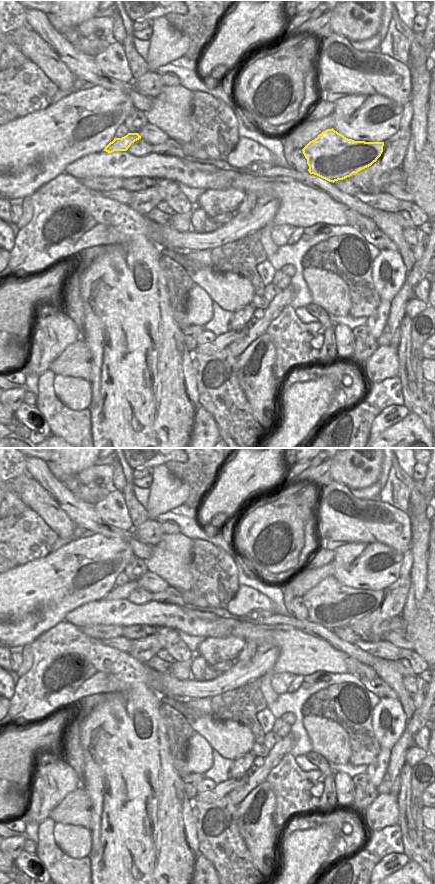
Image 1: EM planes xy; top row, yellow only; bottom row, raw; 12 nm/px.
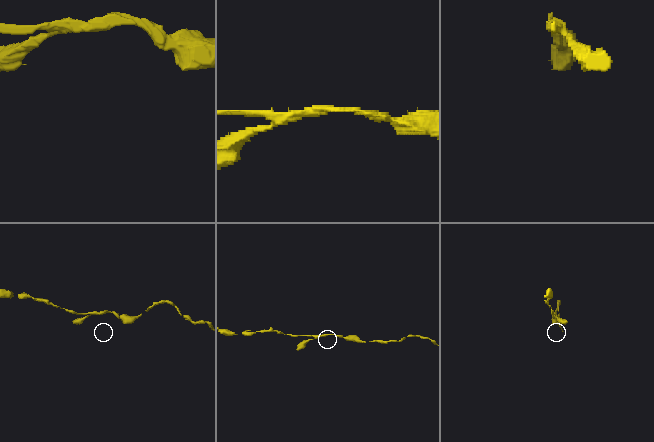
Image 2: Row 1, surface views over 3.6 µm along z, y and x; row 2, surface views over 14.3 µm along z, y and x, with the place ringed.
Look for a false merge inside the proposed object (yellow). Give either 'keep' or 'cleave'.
keep

